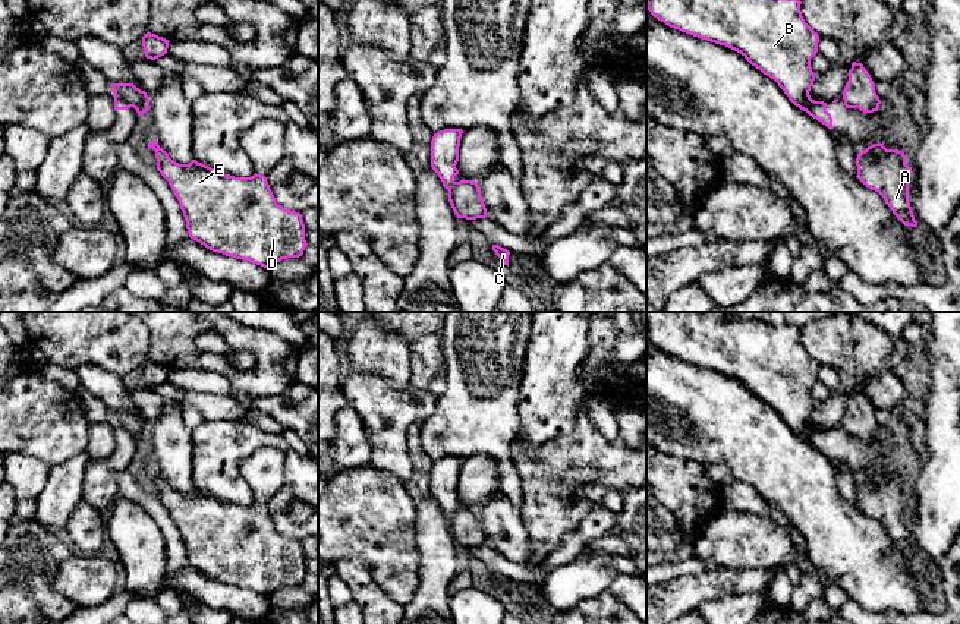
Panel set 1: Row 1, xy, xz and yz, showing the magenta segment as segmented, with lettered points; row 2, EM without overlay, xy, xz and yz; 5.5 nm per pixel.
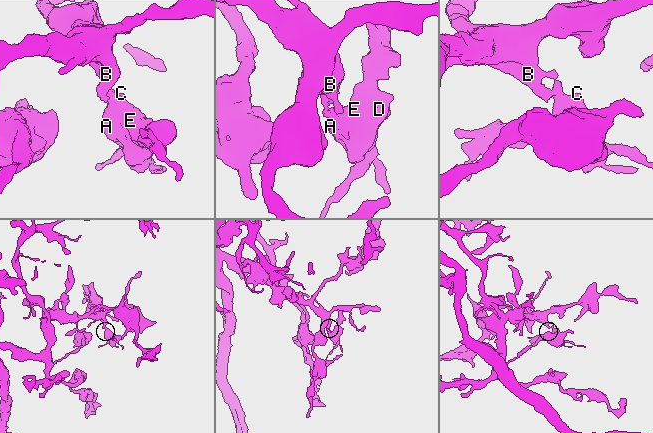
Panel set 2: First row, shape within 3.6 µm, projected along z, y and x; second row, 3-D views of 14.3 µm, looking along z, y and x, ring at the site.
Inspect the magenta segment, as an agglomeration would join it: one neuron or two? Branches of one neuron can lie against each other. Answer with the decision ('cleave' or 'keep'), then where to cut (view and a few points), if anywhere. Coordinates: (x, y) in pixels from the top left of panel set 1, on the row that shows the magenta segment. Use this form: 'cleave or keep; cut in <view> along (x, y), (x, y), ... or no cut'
cleave; cut in xy along (115, 93), (132, 106)

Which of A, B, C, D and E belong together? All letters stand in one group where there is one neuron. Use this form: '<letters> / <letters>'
A C D E / B

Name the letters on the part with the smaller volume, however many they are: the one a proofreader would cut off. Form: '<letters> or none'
A, C, D, E

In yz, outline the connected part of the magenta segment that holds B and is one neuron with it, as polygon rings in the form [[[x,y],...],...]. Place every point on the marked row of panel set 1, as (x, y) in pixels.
[[[646,0],[651,15],[670,28],[740,53],[774,79],[796,107],[831,130],[827,103],[809,95],[815,81],[811,59],[818,53],[819,35],[805,22],[800,4],[800,0]]]

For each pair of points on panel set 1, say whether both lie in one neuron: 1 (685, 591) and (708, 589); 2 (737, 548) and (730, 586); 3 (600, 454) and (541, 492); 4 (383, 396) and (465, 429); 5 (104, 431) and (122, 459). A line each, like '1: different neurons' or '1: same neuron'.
1: same neuron
2: different neurons
3: same neuron
4: different neurons
5: different neurons

